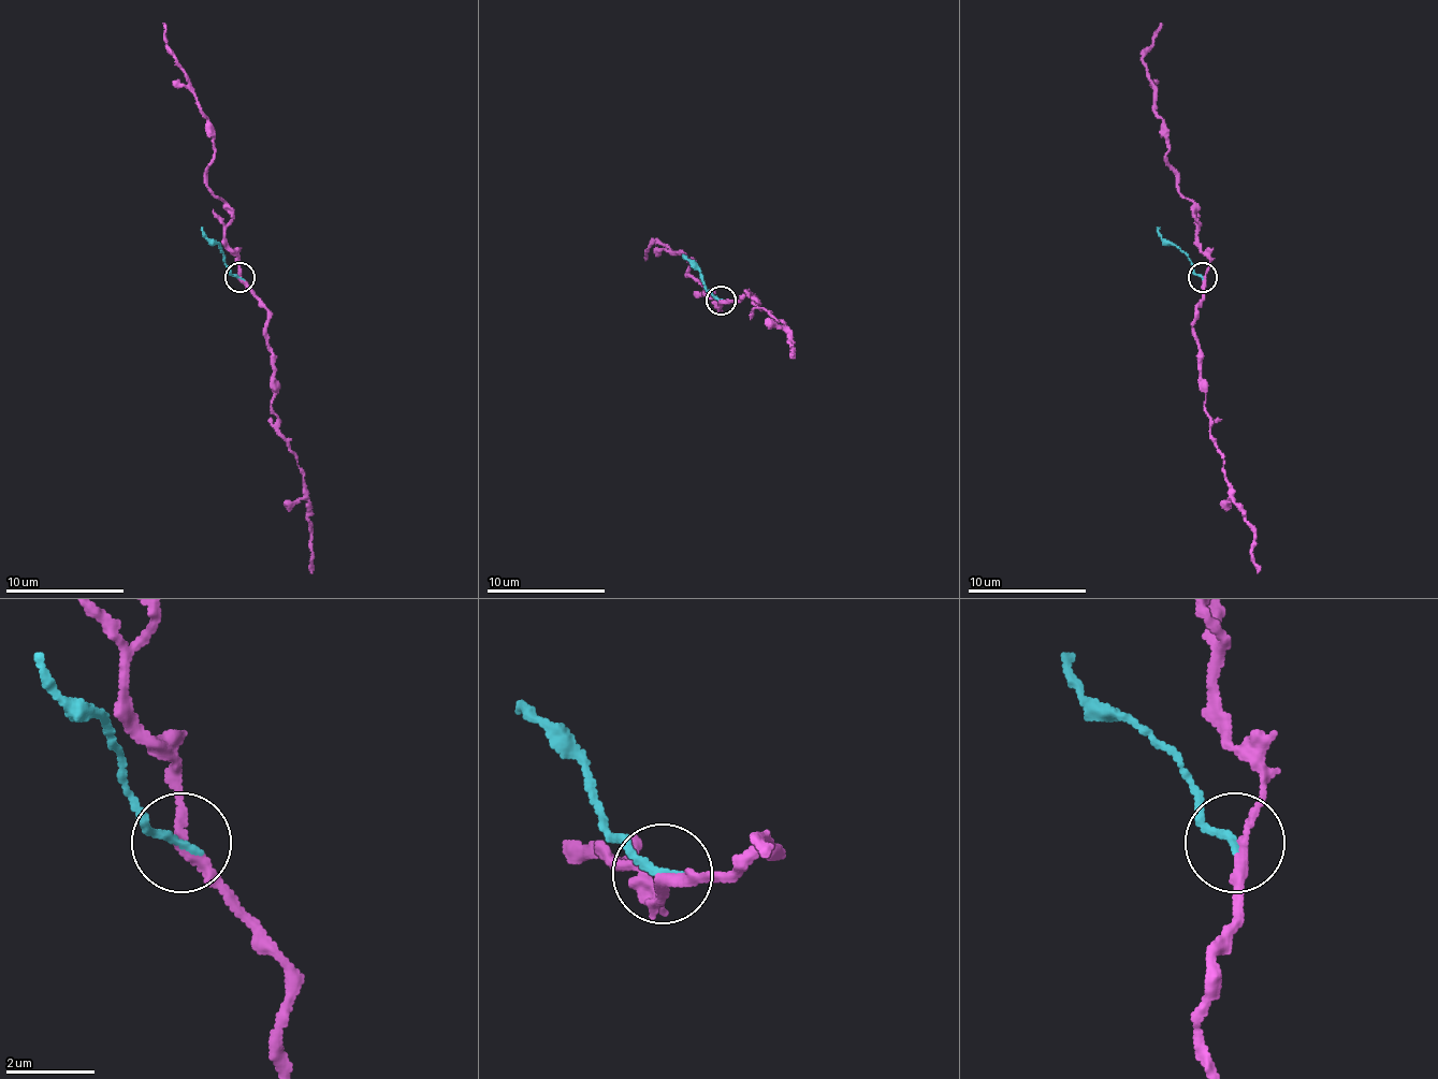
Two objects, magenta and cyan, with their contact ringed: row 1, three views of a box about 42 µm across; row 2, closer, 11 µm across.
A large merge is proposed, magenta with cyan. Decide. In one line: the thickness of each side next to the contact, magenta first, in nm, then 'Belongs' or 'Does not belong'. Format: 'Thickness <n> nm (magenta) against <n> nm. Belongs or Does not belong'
Thickness 240 nm (magenta) against 170 nm. Does not belong

